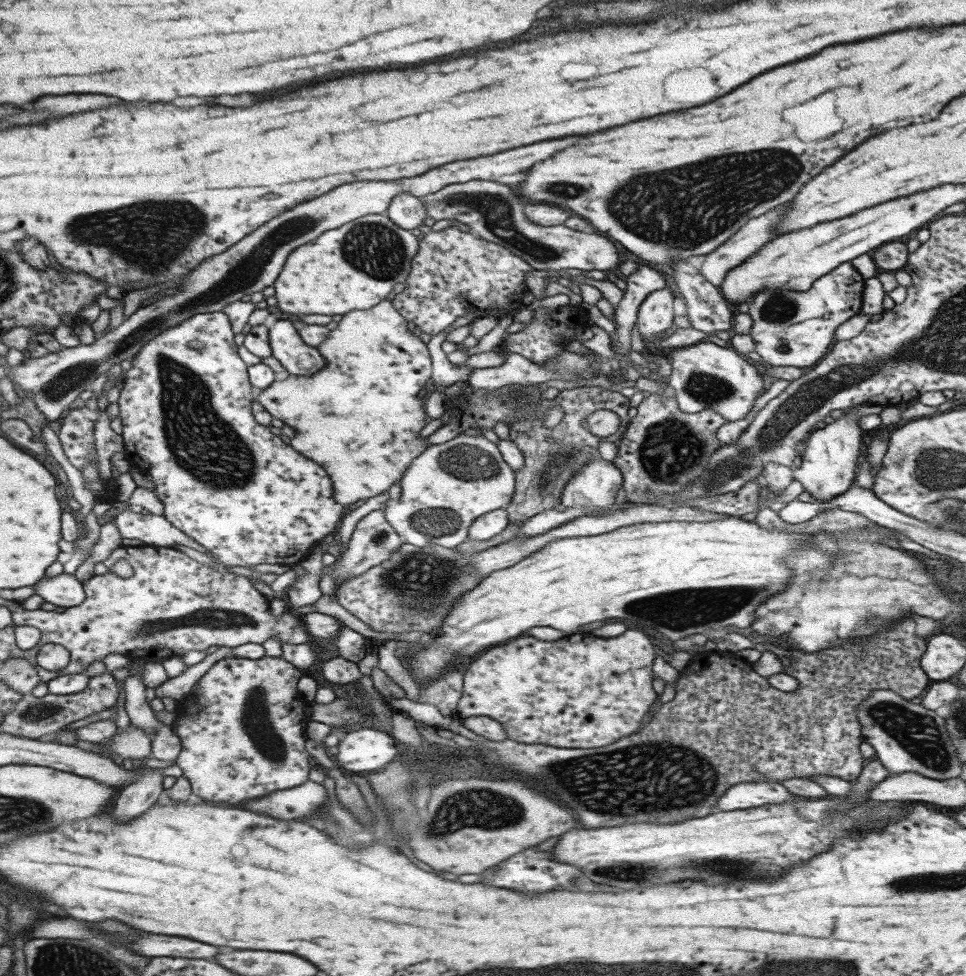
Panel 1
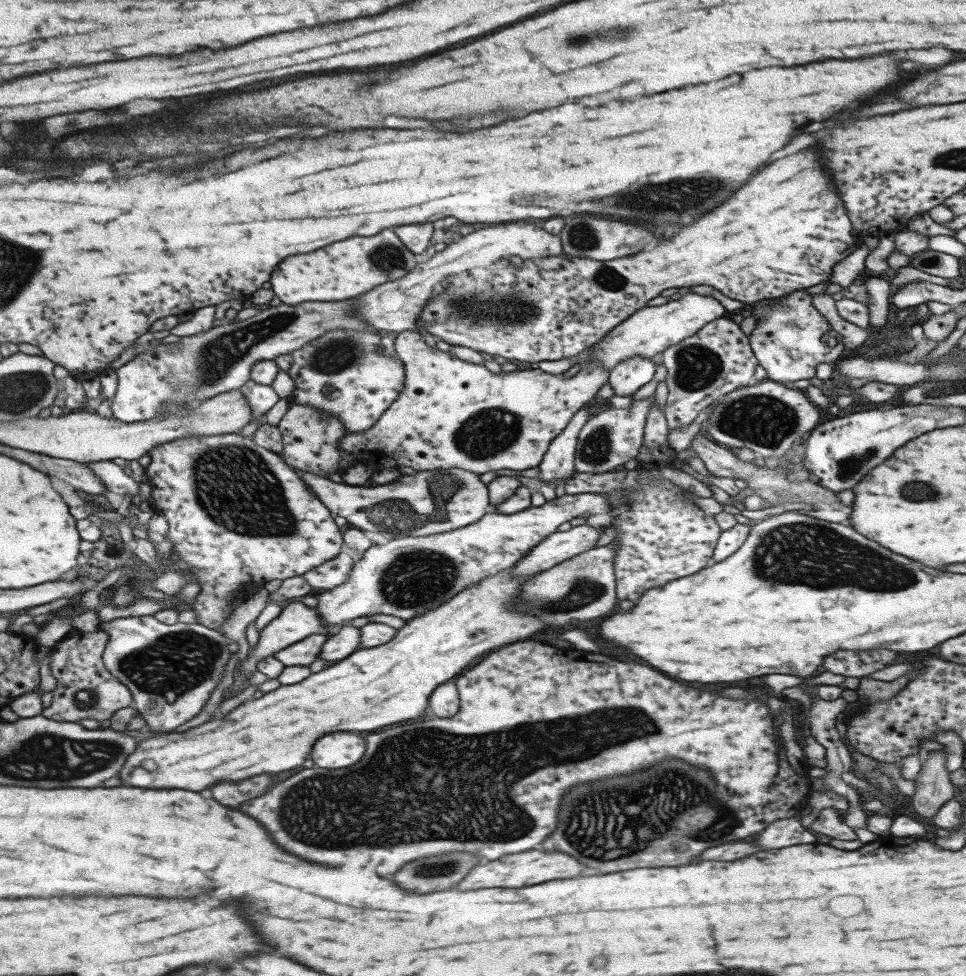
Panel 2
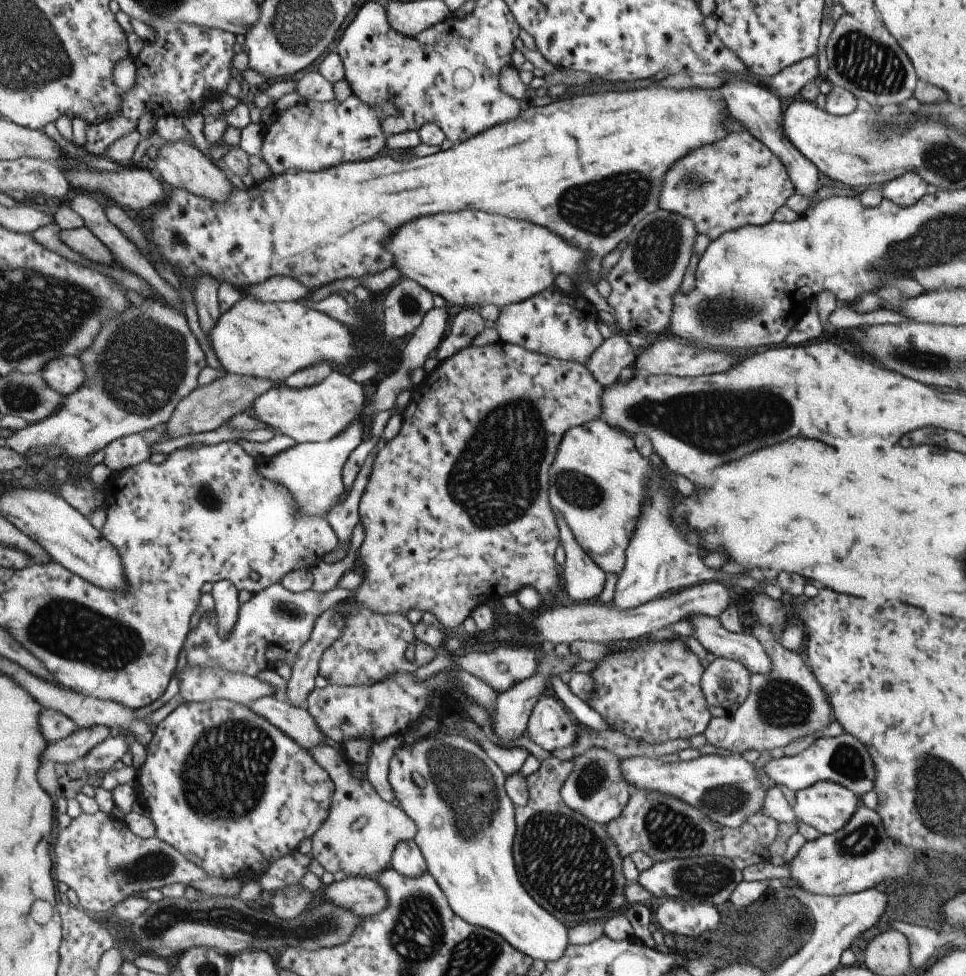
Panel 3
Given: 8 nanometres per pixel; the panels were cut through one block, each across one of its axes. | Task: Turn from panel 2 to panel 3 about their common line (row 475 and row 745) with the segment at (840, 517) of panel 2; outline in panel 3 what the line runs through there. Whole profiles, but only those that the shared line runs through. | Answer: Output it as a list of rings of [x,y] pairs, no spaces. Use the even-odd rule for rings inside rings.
[[[760,626],[759,629],[752,628],[751,634],[756,637],[756,640],[759,640],[764,647],[764,652],[768,654],[768,658],[772,662],[772,672],[770,674],[758,674],[758,672],[751,674],[748,698],[738,707],[732,719],[713,717],[704,732],[706,742],[716,748],[730,750],[732,755],[742,755],[742,752],[746,752],[746,750],[754,749],[762,752],[763,750],[771,751],[774,748],[784,748],[795,740],[809,735],[816,739],[827,736],[828,726],[834,721],[833,710],[826,700],[816,676],[808,664],[805,664],[800,652],[786,650],[778,639],[778,633],[768,630],[766,626]]]

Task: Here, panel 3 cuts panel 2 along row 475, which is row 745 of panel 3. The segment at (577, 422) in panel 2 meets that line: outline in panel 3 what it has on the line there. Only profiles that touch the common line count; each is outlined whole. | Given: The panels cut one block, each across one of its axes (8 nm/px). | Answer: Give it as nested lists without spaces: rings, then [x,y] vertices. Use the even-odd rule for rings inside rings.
[[[550,692],[538,696],[526,730],[532,742],[552,752],[556,748],[574,745],[579,724],[555,694]]]

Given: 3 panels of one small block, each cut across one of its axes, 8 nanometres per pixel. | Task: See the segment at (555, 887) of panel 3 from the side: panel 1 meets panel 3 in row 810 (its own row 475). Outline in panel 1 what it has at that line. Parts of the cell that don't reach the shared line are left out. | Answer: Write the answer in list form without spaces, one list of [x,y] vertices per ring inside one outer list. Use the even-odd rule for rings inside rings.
[[[582,386],[564,390],[552,400],[543,398],[534,416],[530,418],[526,416],[524,420],[511,426],[509,439],[518,446],[525,462],[524,467],[515,470],[515,493],[510,504],[505,507],[510,525],[520,526],[524,521],[528,521],[543,510],[561,506],[564,487],[590,459],[600,456],[598,452],[600,442],[617,444],[621,440],[631,420],[628,416],[630,408],[630,400],[621,393],[604,390],[598,386]],[[552,406],[560,406],[560,409],[564,411],[564,420],[554,428],[544,428],[542,419],[548,413],[548,409],[552,409]],[[598,410],[612,410],[614,414],[618,414],[620,418],[618,432],[614,432],[612,436],[600,438],[587,430],[587,419]]]

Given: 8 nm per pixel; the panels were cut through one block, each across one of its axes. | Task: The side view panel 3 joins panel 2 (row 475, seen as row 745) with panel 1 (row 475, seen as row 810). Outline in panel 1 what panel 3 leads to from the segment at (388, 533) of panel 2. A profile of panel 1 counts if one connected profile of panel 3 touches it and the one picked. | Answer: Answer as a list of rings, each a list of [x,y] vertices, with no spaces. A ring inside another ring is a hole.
[[[461,434],[448,442],[430,446],[418,459],[414,459],[412,465],[405,470],[400,486],[402,495],[398,502],[390,499],[384,508],[384,518],[388,524],[399,536],[406,538],[406,543],[419,547],[436,543],[453,549],[467,541],[468,529],[476,518],[510,504],[515,493],[515,472],[504,462],[494,442],[484,435]]]

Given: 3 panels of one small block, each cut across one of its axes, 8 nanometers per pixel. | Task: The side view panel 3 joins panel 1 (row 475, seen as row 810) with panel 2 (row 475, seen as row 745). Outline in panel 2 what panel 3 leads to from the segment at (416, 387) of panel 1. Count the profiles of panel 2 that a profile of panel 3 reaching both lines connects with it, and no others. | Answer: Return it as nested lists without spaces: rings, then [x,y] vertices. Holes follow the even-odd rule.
[[[291,402],[288,412],[277,428],[283,437],[282,458],[290,468],[312,471],[316,475],[328,478],[339,472],[337,463],[341,460],[340,442],[348,432],[337,419],[324,415],[311,406],[296,405]]]

